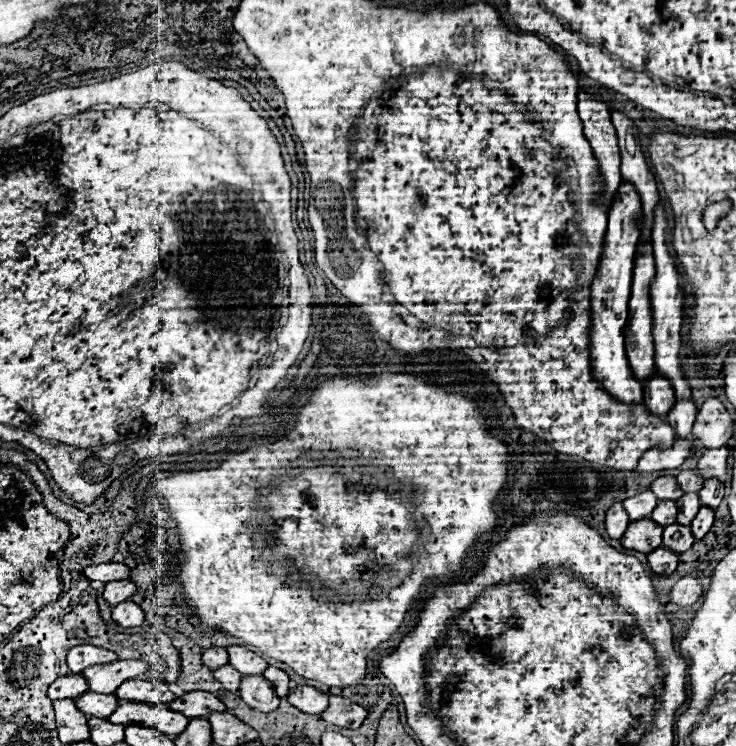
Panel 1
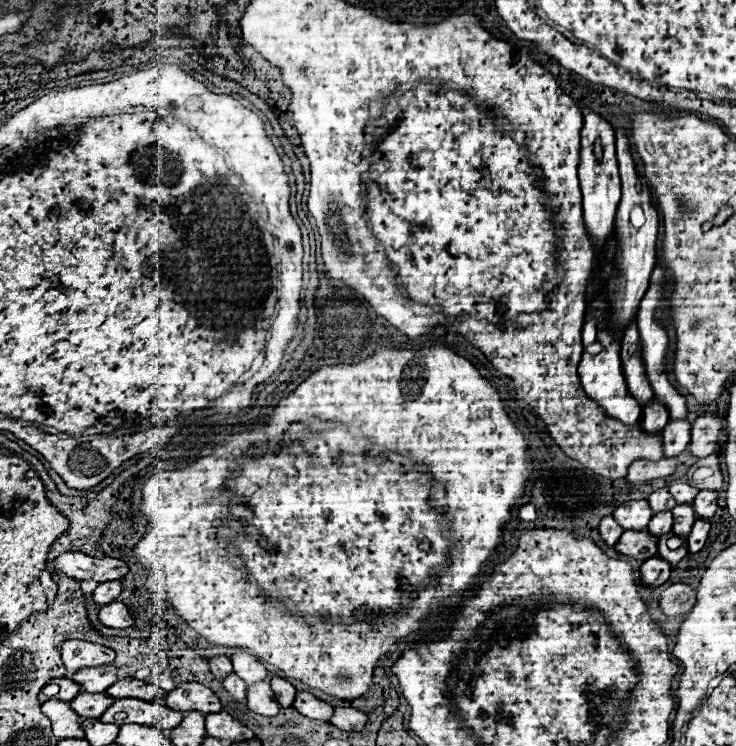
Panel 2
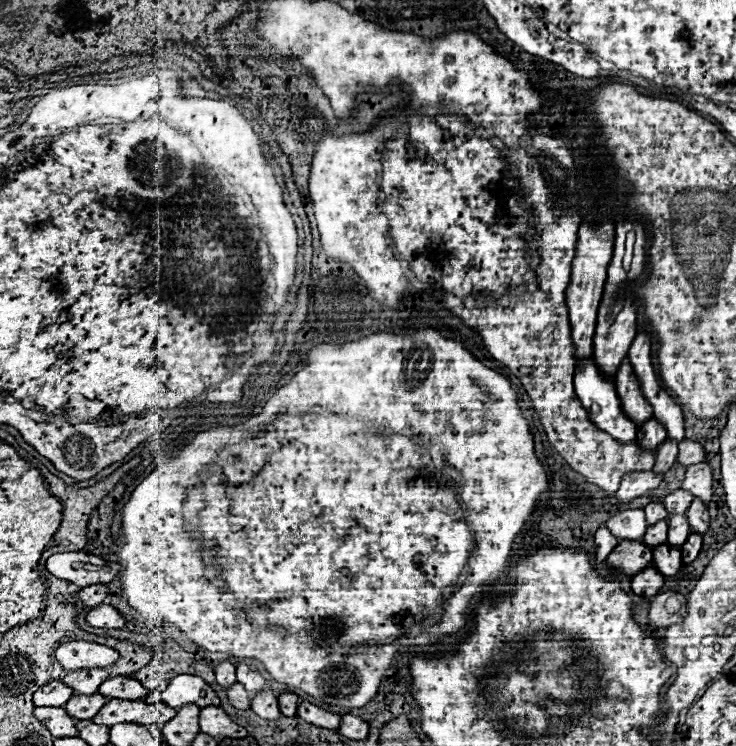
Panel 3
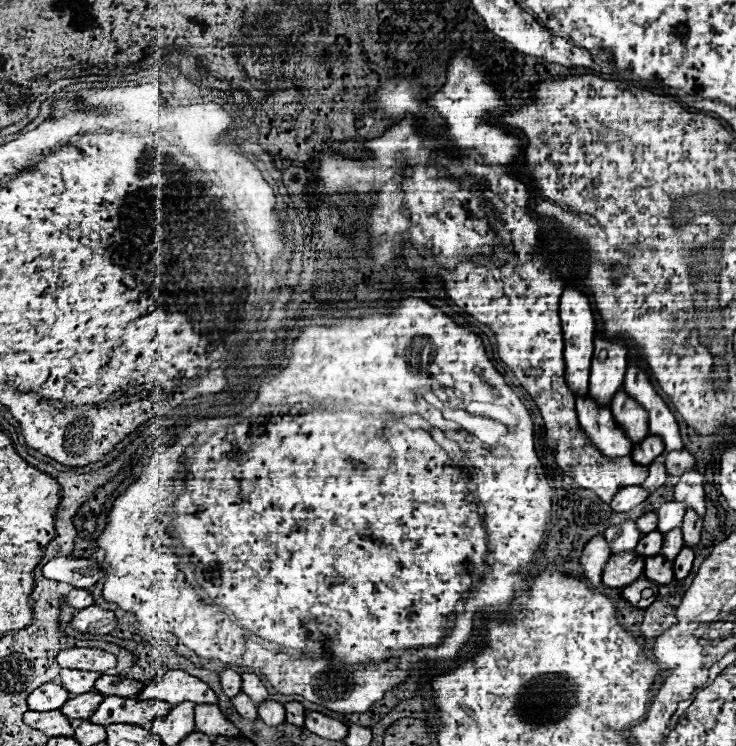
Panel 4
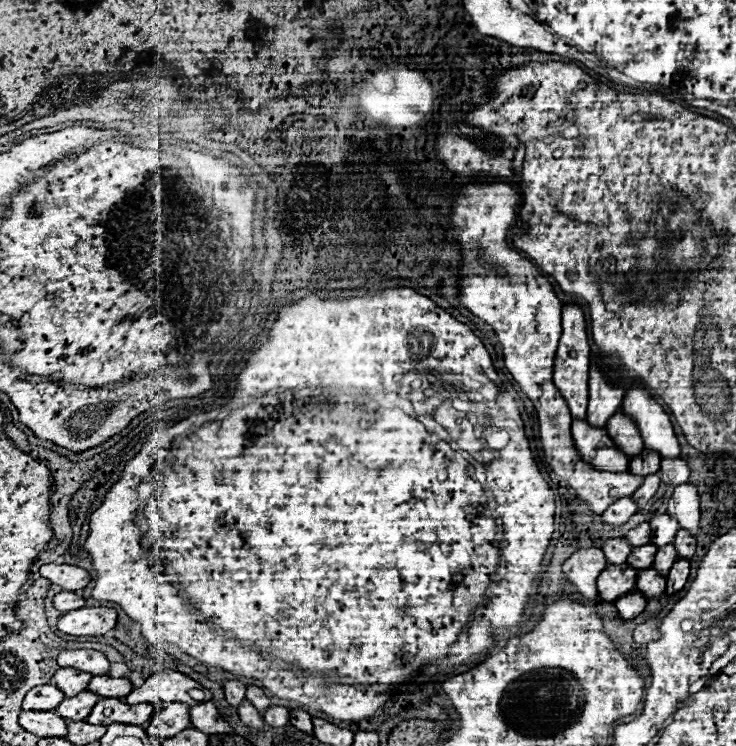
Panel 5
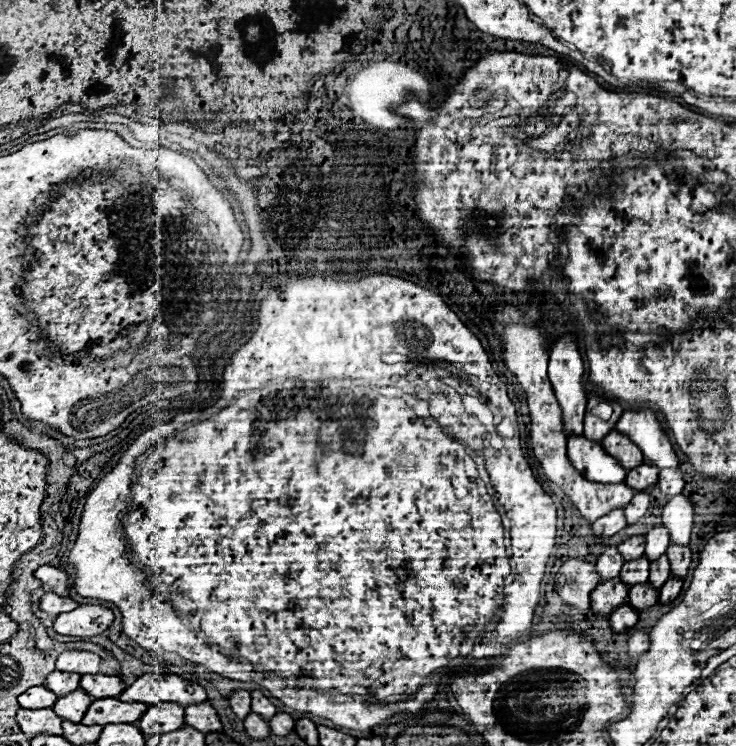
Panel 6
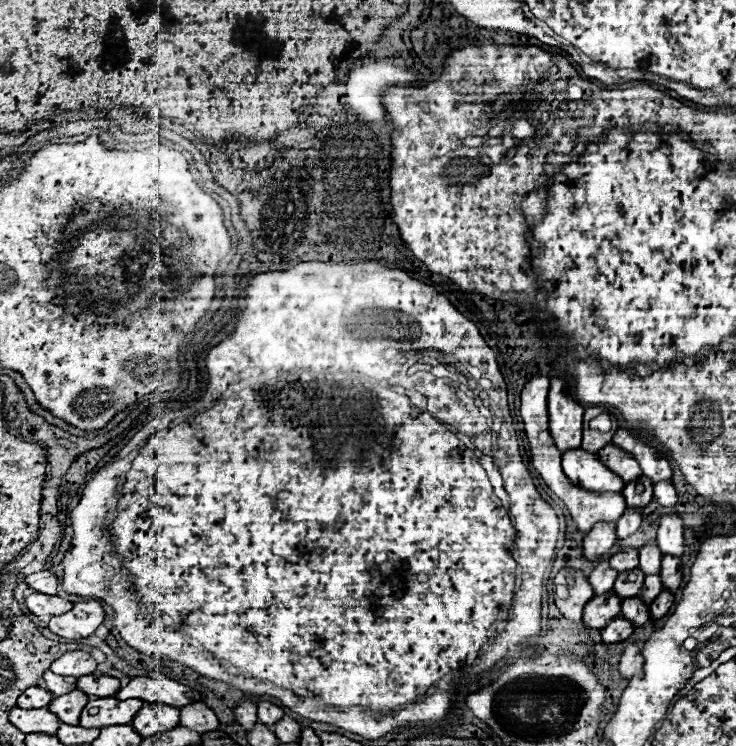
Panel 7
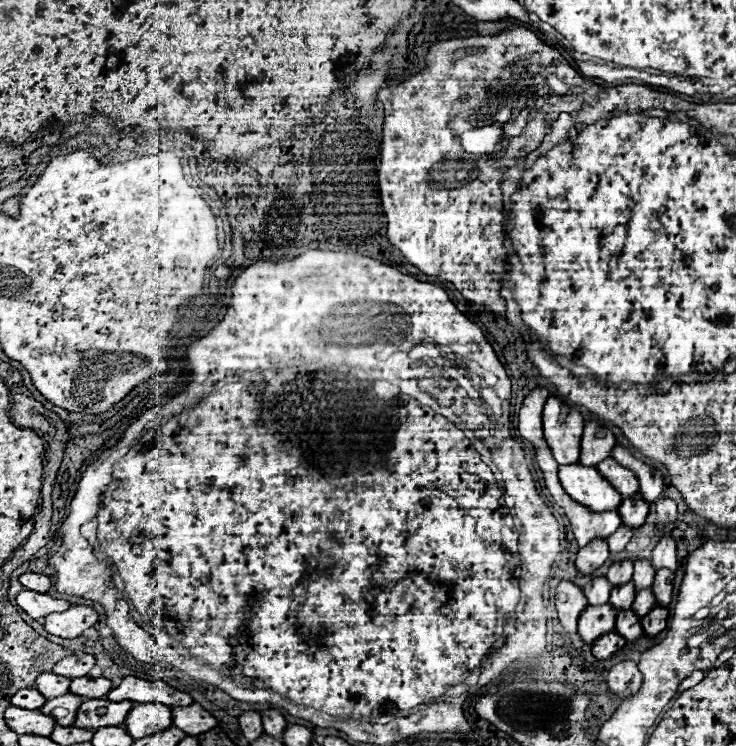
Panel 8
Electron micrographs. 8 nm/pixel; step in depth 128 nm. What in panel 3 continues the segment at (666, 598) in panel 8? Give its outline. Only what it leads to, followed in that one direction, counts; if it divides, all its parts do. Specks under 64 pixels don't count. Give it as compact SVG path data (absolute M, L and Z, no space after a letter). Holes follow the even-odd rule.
M692 500L688 512L686 512L686 518L688 518L688 524L690 524L690 532L700 532L704 534L708 530L708 524L710 524L710 518L708 518L708 508L704 506L702 500Z

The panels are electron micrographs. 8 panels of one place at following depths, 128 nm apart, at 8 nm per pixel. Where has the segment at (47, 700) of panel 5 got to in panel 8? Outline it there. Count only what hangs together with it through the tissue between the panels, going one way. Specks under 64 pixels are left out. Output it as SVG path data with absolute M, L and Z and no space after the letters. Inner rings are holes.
M22 688L10 700L10 704L16 704L18 708L38 708L38 710L44 706L44 702L46 698L36 688Z

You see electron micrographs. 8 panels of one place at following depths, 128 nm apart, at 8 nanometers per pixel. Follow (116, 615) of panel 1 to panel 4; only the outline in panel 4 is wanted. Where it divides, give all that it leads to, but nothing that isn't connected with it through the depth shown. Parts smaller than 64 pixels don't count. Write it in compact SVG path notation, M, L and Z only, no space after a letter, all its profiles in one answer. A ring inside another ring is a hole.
M88 606L78 614L74 614L68 626L84 634L112 634L112 630L116 628L116 616L112 610Z

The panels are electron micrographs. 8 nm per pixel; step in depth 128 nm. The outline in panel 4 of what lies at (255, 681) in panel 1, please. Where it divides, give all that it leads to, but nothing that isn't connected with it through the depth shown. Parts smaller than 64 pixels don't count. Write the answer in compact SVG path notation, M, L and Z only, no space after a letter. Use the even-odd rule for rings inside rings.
M266 700L264 704L258 704L258 718L270 726L278 726L286 720L286 712L284 712L284 706L280 702Z

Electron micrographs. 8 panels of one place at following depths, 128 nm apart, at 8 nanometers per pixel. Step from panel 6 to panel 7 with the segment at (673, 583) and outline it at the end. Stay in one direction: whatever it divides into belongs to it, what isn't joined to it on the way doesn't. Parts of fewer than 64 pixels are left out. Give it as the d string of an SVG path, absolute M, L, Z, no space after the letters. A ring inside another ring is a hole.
M664 590L664 592L648 606L648 608L650 608L650 618L652 618L652 620L664 618L664 616L668 614L668 610L670 610L672 604L674 604L674 594L668 592L668 590Z

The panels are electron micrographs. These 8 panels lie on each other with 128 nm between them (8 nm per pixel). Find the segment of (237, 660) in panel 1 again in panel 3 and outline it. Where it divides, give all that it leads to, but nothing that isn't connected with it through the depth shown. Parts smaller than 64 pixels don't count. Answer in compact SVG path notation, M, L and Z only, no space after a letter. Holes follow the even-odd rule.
M240 664L240 666L236 668L236 676L238 676L238 682L240 682L240 684L244 684L244 688L246 688L250 694L256 694L256 692L264 690L266 680L264 680L258 672L250 670L250 666Z

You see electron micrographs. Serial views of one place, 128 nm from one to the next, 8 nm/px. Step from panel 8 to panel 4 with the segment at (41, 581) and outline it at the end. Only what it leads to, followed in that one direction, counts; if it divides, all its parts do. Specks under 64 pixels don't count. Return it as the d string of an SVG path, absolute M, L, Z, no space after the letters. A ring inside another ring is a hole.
M60 556L60 558L52 558L42 568L42 574L50 580L66 582L74 588L92 588L106 572L92 560Z

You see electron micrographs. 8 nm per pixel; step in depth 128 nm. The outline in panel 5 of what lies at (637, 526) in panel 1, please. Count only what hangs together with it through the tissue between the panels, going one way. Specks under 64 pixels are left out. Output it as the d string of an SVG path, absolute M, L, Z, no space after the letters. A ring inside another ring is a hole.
M628 564L608 566L598 576L598 596L604 602L614 602L616 598L634 590L636 576L638 576L638 572L634 568L630 568Z

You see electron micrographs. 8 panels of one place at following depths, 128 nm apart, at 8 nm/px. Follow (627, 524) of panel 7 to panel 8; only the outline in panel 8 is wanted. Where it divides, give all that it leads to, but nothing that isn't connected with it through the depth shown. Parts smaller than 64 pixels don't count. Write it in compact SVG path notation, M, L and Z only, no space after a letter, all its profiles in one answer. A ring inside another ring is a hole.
M620 526L612 536L608 536L606 542L610 548L610 556L616 556L618 552L622 552L626 548L626 544L630 542L630 538L632 538L632 530L628 526Z

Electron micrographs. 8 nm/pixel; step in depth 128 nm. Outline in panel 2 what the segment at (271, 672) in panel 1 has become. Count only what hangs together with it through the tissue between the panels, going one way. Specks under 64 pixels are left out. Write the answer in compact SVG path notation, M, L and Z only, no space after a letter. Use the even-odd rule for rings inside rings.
M272 676L272 690L274 690L274 696L276 696L276 700L280 702L282 708L292 706L292 700L296 696L296 688L290 682L286 682L286 680L278 678L278 676Z

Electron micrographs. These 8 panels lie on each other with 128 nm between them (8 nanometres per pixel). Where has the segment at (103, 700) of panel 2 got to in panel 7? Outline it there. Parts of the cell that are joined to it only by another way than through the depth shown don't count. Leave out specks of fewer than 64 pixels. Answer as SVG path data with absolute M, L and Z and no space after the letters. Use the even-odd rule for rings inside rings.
M72 690L72 692L64 694L64 696L54 698L54 700L50 702L48 710L50 710L50 712L56 712L56 716L58 716L64 724L76 726L78 720L80 720L80 712L82 712L82 708L86 706L86 702L88 702L88 696L84 696L84 692Z

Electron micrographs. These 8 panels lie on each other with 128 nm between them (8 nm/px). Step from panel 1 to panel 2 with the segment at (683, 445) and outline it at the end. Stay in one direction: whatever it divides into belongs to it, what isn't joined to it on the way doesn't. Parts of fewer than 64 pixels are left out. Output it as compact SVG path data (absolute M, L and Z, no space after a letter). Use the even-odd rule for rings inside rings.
M662 458L658 462L648 462L648 460L636 460L636 464L632 464L632 468L628 468L628 476L626 482L634 488L642 486L644 482L656 480L656 478L664 478L670 476L676 468L676 458Z

